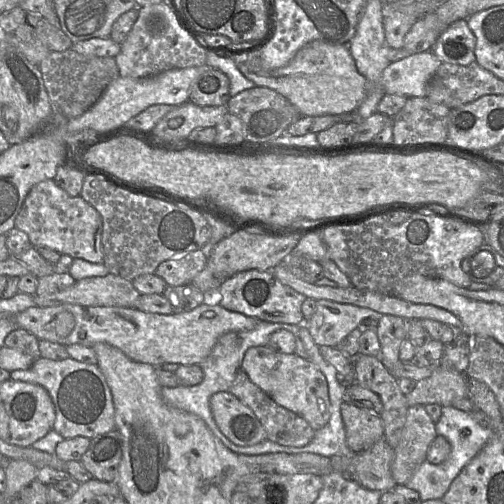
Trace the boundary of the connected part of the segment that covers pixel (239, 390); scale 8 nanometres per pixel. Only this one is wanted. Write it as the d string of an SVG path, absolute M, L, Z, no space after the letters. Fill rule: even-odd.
M242 368L237 372L228 391L252 409L263 425L268 440L289 447L303 447L313 440L316 430L314 430L304 418L277 404L269 395L250 380Z

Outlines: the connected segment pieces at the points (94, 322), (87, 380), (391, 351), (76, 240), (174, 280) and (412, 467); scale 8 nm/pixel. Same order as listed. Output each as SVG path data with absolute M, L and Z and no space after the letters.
M214 291L204 293L205 300L193 310L174 312L169 315L152 314L135 308L121 307L85 307L75 304L63 304L52 307L34 306L13 317L16 327L33 334L39 340L47 340L63 346L80 344L92 347L96 343L106 343L121 350L130 359L160 368L165 363L180 365L200 364L212 351L218 339L231 331L250 331L258 320L242 313L230 311L216 302Z
M40 357L29 369L10 372L10 379L37 384L47 390L55 407L53 430L64 439L93 439L116 429L112 392L97 365L86 364L71 357L61 361Z
M383 315L378 322L377 335L380 342L379 359L393 375L393 368L402 362L399 351L402 342L407 338L407 320L394 315Z
M44 180L30 190L16 217L15 227L28 235L35 248L46 247L73 259L104 264L101 215L82 197L70 196L54 180Z
M195 250L180 258L163 261L156 268L155 274L162 278L168 286L182 286L190 284L204 269L207 253Z
M423 405L409 407L391 464L396 484L407 483L419 465L426 460L428 447L437 436L435 424Z

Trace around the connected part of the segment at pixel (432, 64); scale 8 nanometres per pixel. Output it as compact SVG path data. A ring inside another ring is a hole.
M432 51L411 54L384 69L381 86L386 94L425 97L428 82L441 63Z

